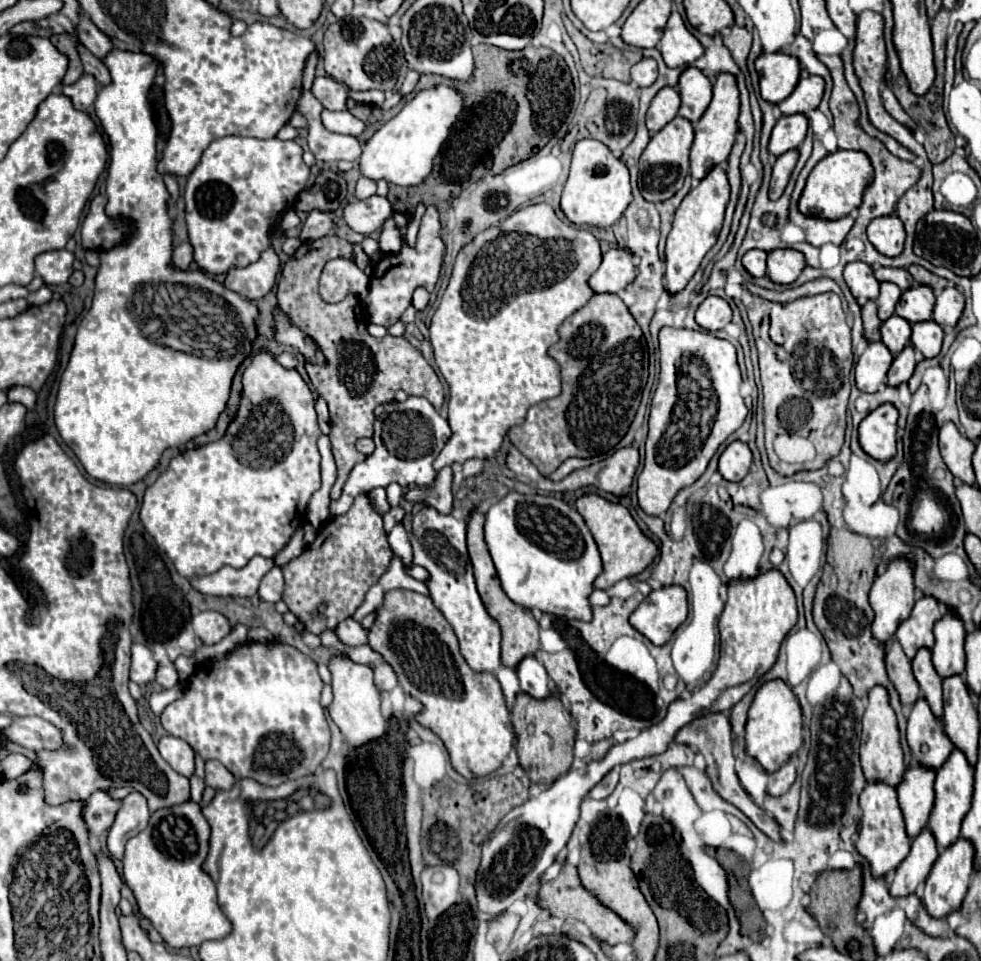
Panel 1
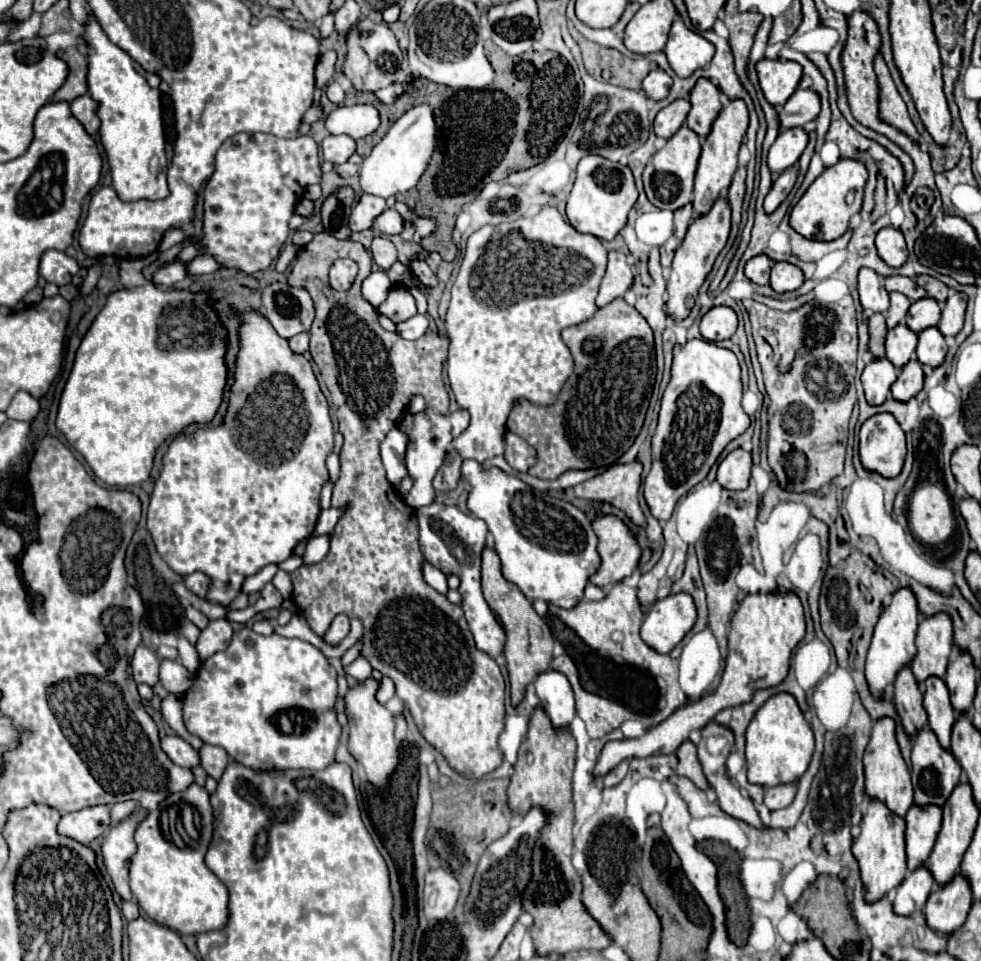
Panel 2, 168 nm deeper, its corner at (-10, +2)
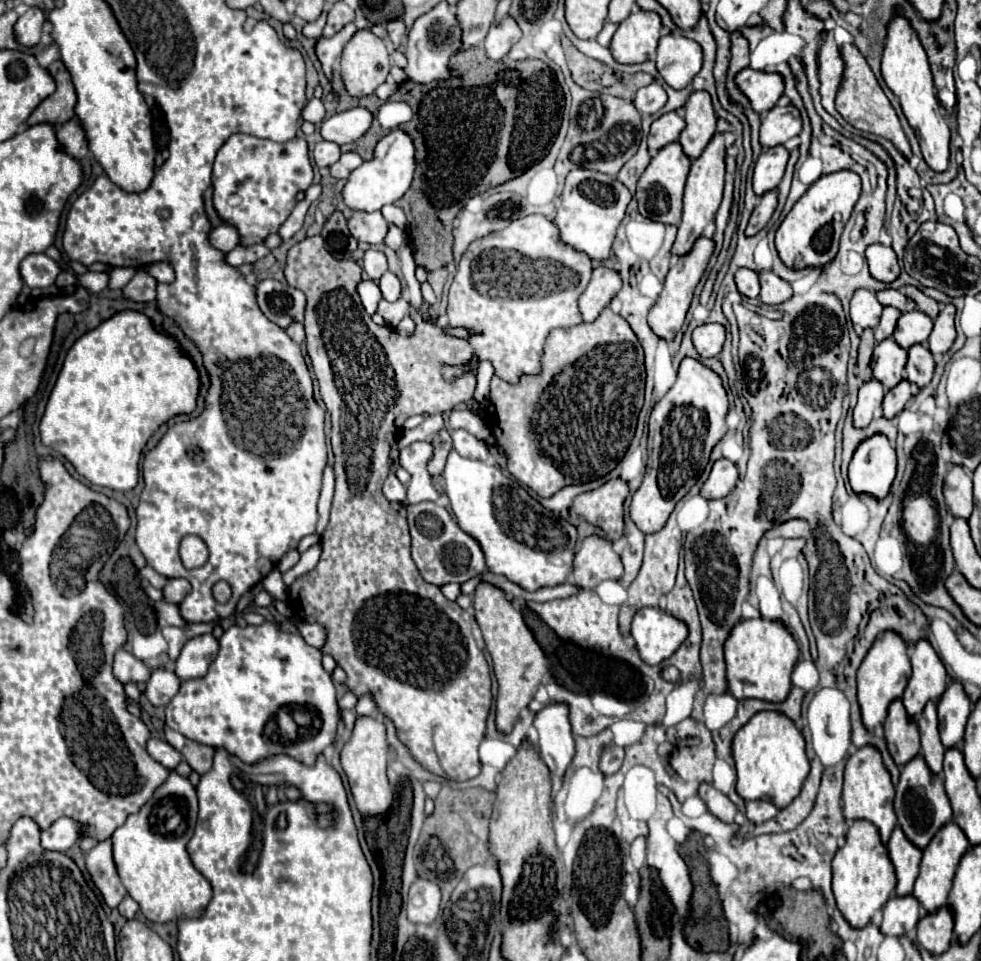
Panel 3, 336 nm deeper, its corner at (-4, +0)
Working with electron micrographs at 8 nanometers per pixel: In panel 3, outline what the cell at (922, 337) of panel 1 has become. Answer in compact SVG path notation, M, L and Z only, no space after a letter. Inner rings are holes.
M915 345L909 349L909 361L905 367L905 375L909 383L915 383L917 387L929 385L933 377L933 369L935 369L935 361L929 349L925 349L923 345Z

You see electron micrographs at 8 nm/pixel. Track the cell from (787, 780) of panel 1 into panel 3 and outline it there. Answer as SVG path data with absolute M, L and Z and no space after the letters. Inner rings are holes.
M749 801L745 815L751 823L759 825L759 823L773 819L777 813L779 813L779 809L775 809L775 805L771 805L769 801Z

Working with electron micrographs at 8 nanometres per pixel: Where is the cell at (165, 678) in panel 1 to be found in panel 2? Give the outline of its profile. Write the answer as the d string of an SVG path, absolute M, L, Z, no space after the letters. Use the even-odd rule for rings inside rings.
M163 659L161 661L159 681L163 683L163 687L169 693L177 693L177 695L183 695L193 683L191 681L191 673L179 661L171 661L171 659Z

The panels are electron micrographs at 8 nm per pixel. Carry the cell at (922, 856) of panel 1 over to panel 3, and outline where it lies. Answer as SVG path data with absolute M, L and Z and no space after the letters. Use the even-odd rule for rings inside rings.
M913 895L889 899L887 905L883 907L881 933L891 935L891 937L911 935L919 919L921 919L921 909Z

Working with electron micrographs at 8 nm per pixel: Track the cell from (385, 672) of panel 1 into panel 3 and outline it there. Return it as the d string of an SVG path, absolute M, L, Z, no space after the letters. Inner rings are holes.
M361 697L361 699L357 701L357 705L355 705L355 713L357 713L359 717L363 717L363 715L373 715L373 713L375 713L375 703L371 701L371 697Z

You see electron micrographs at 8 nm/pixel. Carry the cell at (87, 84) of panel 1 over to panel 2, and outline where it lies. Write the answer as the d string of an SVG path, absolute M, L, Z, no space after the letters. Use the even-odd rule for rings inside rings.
M79 95L77 99L71 101L71 111L73 115L83 123L83 127L89 131L89 135L97 135L99 127L101 127L101 119L97 117L97 107L99 103L89 95Z

